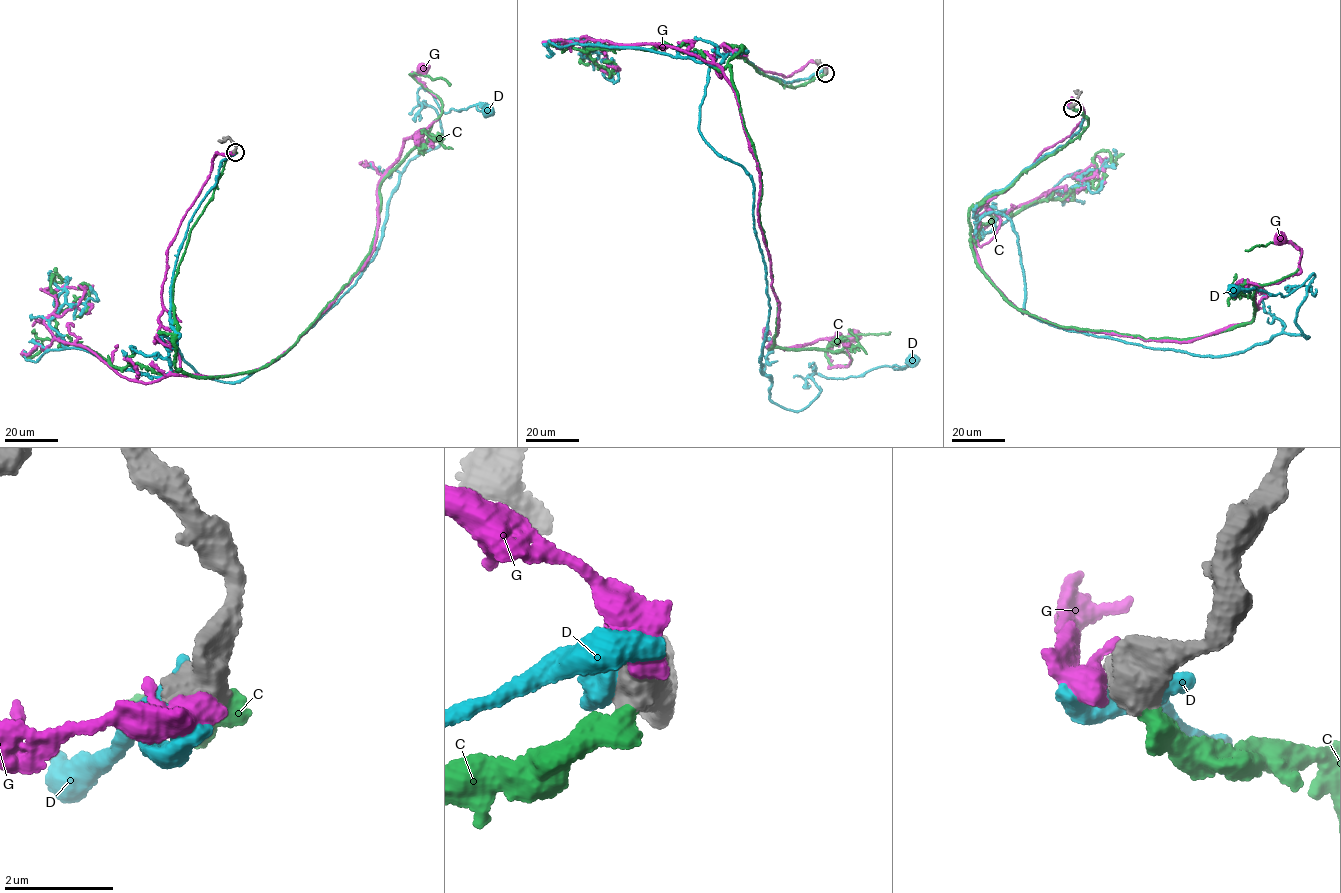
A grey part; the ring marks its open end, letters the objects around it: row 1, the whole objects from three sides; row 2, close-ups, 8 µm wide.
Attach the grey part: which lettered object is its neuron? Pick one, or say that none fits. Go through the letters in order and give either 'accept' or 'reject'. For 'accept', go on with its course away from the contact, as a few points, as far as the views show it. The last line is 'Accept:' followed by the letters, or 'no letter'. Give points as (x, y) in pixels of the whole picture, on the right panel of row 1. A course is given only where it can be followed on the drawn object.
C: accept; course (1072, 107), (1079, 136), (969, 211), (1007, 302), (1202, 338), (1300, 264), (1245, 250)
D: reject
G: reject
Accept: C

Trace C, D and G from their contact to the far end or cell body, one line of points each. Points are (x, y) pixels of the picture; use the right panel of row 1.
C: (1072, 107), (1079, 136), (969, 211), (1007, 302), (1202, 338), (1300, 264), (1245, 250)
D: (1071, 106), (1077, 133), (973, 215), (1011, 221), (1022, 313), (1194, 355), (1307, 338), (1313, 273), (1233, 289)
G: (1070, 106), (984, 201), (975, 251), (1017, 308), (1190, 342), (1251, 321), (1247, 280), (1299, 273), (1279, 239)

